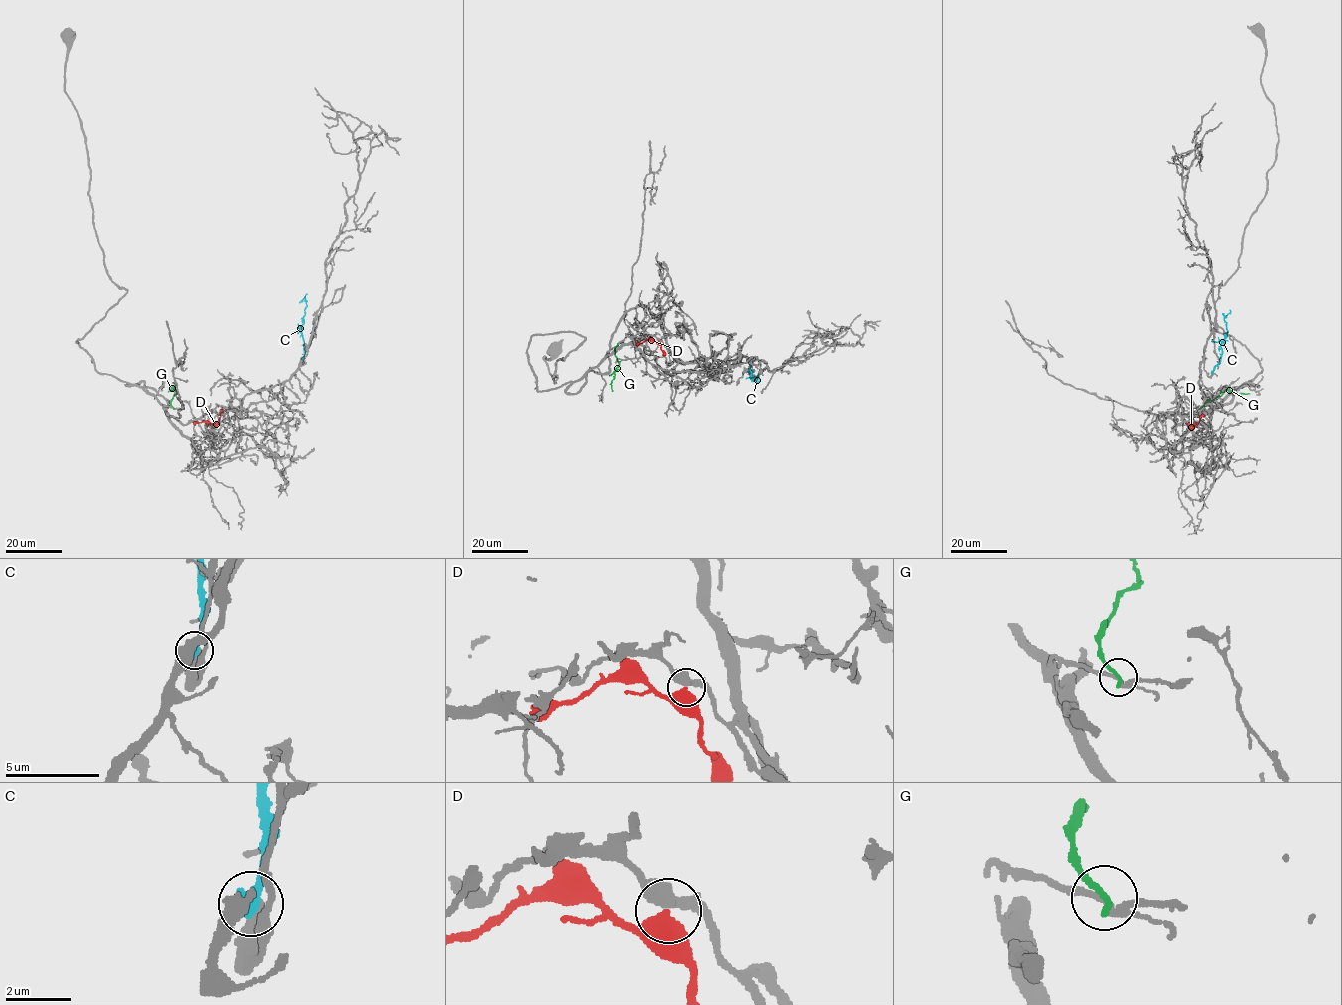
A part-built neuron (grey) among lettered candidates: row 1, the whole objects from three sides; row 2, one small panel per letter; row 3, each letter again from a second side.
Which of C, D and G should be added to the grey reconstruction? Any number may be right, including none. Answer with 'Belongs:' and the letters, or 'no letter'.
Belongs: no letter

